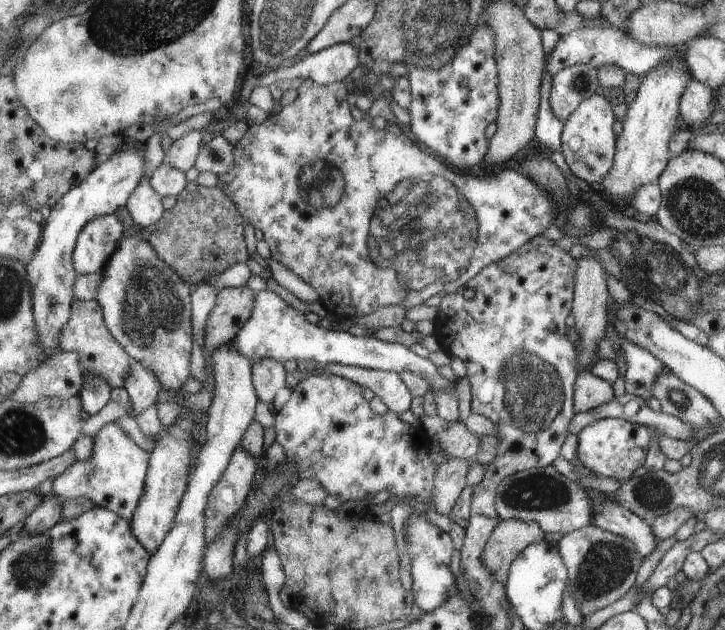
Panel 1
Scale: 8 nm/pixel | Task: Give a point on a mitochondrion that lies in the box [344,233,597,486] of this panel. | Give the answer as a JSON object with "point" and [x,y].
{"point":[531,389]}

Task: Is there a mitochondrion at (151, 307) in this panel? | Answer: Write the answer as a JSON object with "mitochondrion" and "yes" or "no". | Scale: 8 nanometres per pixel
{"mitochondrion":"yes"}

